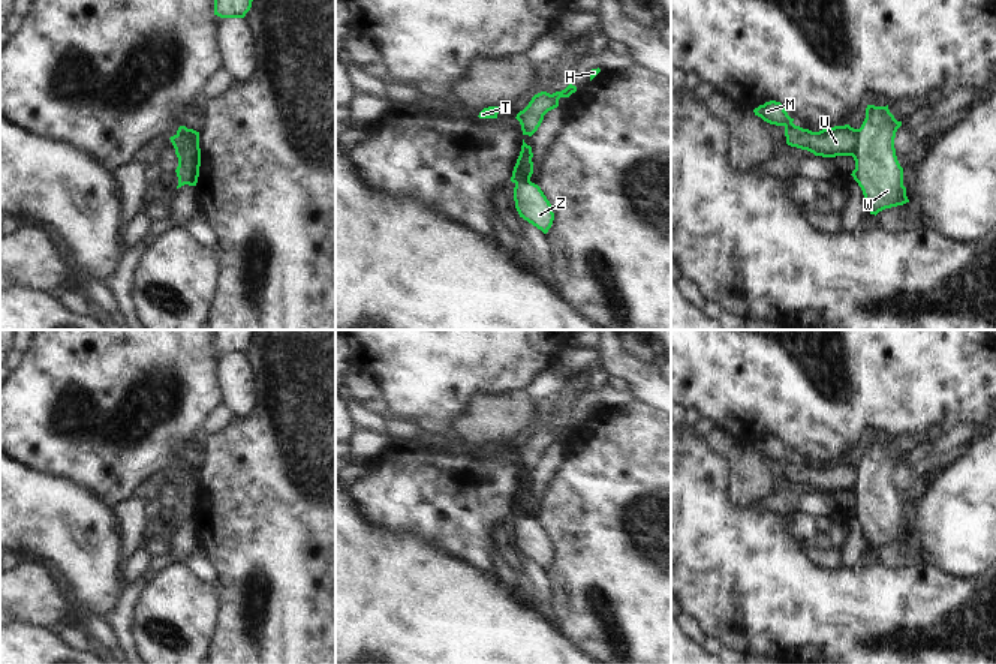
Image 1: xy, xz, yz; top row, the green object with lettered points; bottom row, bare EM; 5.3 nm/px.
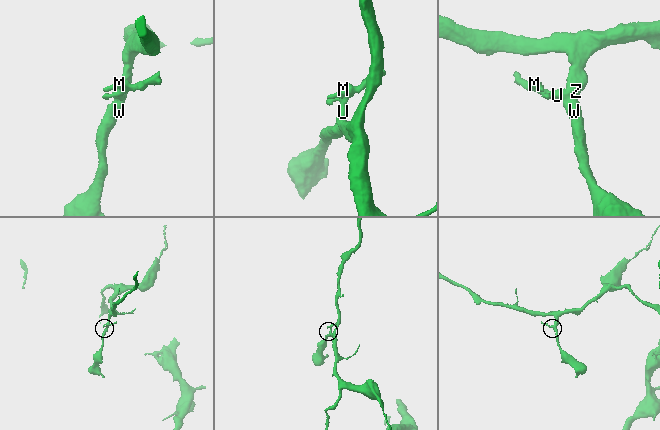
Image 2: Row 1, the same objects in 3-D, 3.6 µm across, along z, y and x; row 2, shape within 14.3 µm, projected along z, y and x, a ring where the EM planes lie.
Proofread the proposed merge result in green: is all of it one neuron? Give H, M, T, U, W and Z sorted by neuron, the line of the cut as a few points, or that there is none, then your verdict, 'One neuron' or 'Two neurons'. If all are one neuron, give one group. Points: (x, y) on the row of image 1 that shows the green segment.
Groups: H M T U / W Z. Split along yz (858, 129), (858, 144), (851, 155). Two neurons

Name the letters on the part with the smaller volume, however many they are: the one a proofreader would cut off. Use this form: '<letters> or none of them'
H, M, T, U

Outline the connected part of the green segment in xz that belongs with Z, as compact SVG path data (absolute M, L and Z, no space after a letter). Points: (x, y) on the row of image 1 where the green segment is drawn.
M532 181L515 184L514 201L520 217L541 229L544 234L548 232L554 220L554 213L550 201L538 184Z

